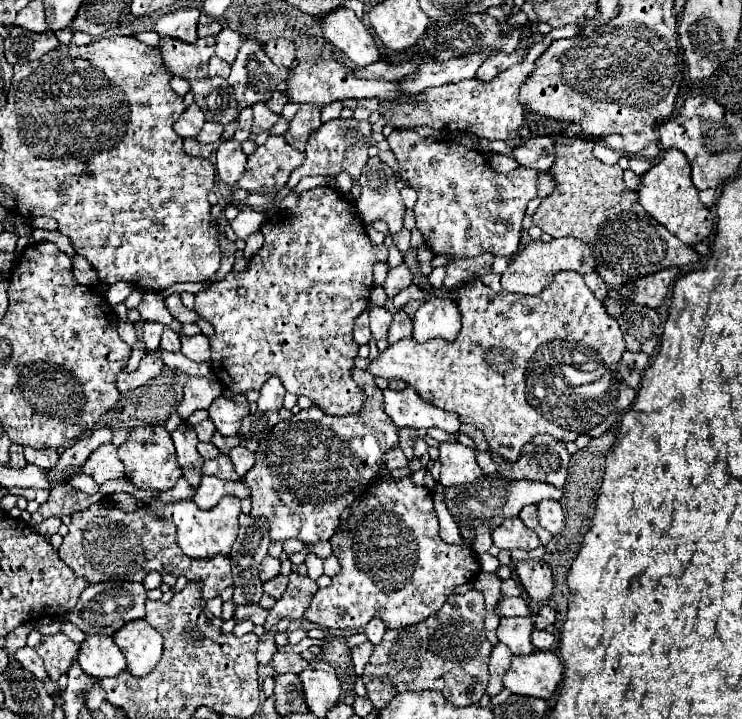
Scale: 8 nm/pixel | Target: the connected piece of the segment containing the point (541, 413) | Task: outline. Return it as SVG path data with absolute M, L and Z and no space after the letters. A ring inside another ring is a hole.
M558 272L552 282L536 296L526 296L526 294L508 294L508 292L494 292L492 288L488 288L486 284L482 284L478 278L472 280L468 284L466 290L460 292L460 298L458 298L458 308L460 308L460 314L462 314L462 330L458 334L458 338L454 342L448 342L448 340L442 340L442 338L436 338L436 340L430 340L430 342L424 342L424 344L416 344L414 340L402 340L400 344L394 344L390 348L386 348L384 352L378 354L376 360L370 362L368 366L368 372L374 374L374 376L382 376L382 378L402 378L406 384L412 384L420 396L424 396L426 402L434 402L434 406L438 408L444 408L448 412L456 412L460 416L460 420L464 424L470 424L470 426L476 426L484 438L488 440L490 444L490 450L494 454L498 454L502 460L508 460L508 462L516 462L518 460L518 454L522 450L522 446L526 442L530 442L534 436L538 434L550 434L554 436L556 440L564 440L564 442L574 442L580 434L590 434L590 428L588 428L588 420L592 420L592 428L606 428L602 434L594 436L590 440L590 448L598 448L598 450L608 450L614 442L614 436L618 434L618 426L620 426L620 418L622 414L630 408L634 396L636 396L636 390L630 388L628 384L624 384L624 380L620 378L618 374L618 362L626 350L624 346L624 338L622 338L622 332L620 332L620 326L618 320L614 316L608 314L606 306L602 302L598 302L594 298L594 294L590 292L590 288L584 284L582 276L578 272ZM556 412L566 412L562 418L556 418Z

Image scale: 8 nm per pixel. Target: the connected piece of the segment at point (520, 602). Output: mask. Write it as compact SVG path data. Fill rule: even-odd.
M504 598L500 604L504 616L530 616L530 606L528 602L520 598Z

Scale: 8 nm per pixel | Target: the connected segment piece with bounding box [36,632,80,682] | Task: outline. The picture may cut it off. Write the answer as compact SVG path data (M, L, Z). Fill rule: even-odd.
M54 634L54 636L44 636L42 644L36 648L38 656L44 660L44 668L46 674L50 676L52 682L58 682L62 674L68 672L72 660L78 654L78 644L72 642L68 636L64 634Z

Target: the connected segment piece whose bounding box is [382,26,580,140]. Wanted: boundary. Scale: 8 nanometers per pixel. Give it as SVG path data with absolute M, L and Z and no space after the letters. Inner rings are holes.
M562 26L562 28L550 30L536 44L532 44L532 48L528 50L528 54L524 56L524 60L520 64L514 64L512 68L502 70L490 82L480 82L480 80L470 78L470 80L444 84L444 86L438 86L438 88L426 88L424 92L416 94L414 104L412 102L400 102L400 104L388 108L382 116L392 128L430 126L430 128L448 130L448 132L462 130L462 132L470 132L470 134L490 138L490 140L506 140L512 132L518 132L524 126L526 108L518 100L518 96L520 96L522 82L526 82L534 72L534 62L542 56L542 52L556 38L572 38L574 34L578 34L578 30L580 30L580 26Z

